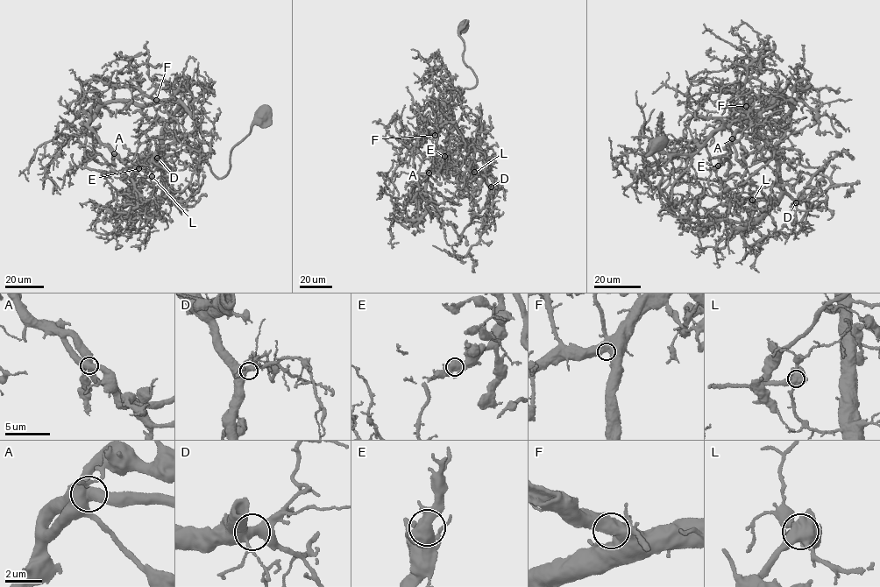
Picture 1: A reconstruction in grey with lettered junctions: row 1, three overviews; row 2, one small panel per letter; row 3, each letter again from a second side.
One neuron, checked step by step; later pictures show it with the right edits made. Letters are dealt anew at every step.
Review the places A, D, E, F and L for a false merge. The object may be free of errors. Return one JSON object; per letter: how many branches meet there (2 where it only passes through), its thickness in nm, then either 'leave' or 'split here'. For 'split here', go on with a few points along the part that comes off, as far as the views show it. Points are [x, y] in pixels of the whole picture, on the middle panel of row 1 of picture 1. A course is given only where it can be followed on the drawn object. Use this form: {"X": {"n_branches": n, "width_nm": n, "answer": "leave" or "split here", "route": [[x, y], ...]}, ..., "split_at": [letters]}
{"A": {"n_branches": 3, "width_nm": 600, "answer": "leave"}, "D": {"n_branches": 4, "width_nm": 500, "answer": "leave"}, "E": {"n_branches": 4, "width_nm": 600, "answer": "leave"}, "F": {"n_branches": 3, "width_nm": 550, "answer": "leave"}, "L": {"n_branches": 4, "width_nm": 700, "answer": "split here", "route": [[474, 172], [471, 175], [471, 188], [476, 196], [479, 191], [473, 154], [481, 117]]}, "split_at": ["L"]}

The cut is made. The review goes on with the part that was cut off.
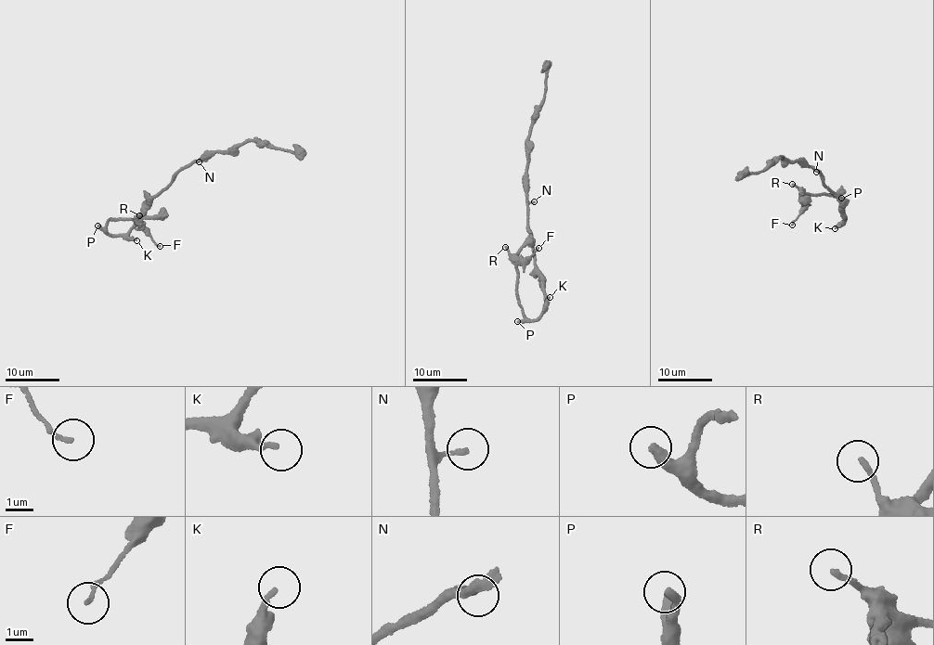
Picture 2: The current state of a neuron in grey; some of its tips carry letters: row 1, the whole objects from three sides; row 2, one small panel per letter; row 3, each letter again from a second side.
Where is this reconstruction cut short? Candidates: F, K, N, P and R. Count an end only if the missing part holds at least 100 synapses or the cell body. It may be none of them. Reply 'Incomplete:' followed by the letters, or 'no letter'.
Incomplete: P

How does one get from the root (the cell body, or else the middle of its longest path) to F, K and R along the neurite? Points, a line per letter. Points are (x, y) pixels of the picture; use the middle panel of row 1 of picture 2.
F: (532, 246), (546, 300), (540, 315), (528, 320), (523, 316), (518, 299), (516, 264), (538, 248)
K: (532, 246), (535, 263), (544, 284), (545, 305), (550, 297)
R: (532, 246), (546, 300), (540, 315), (528, 320), (523, 316), (518, 299), (516, 266), (505, 247)

